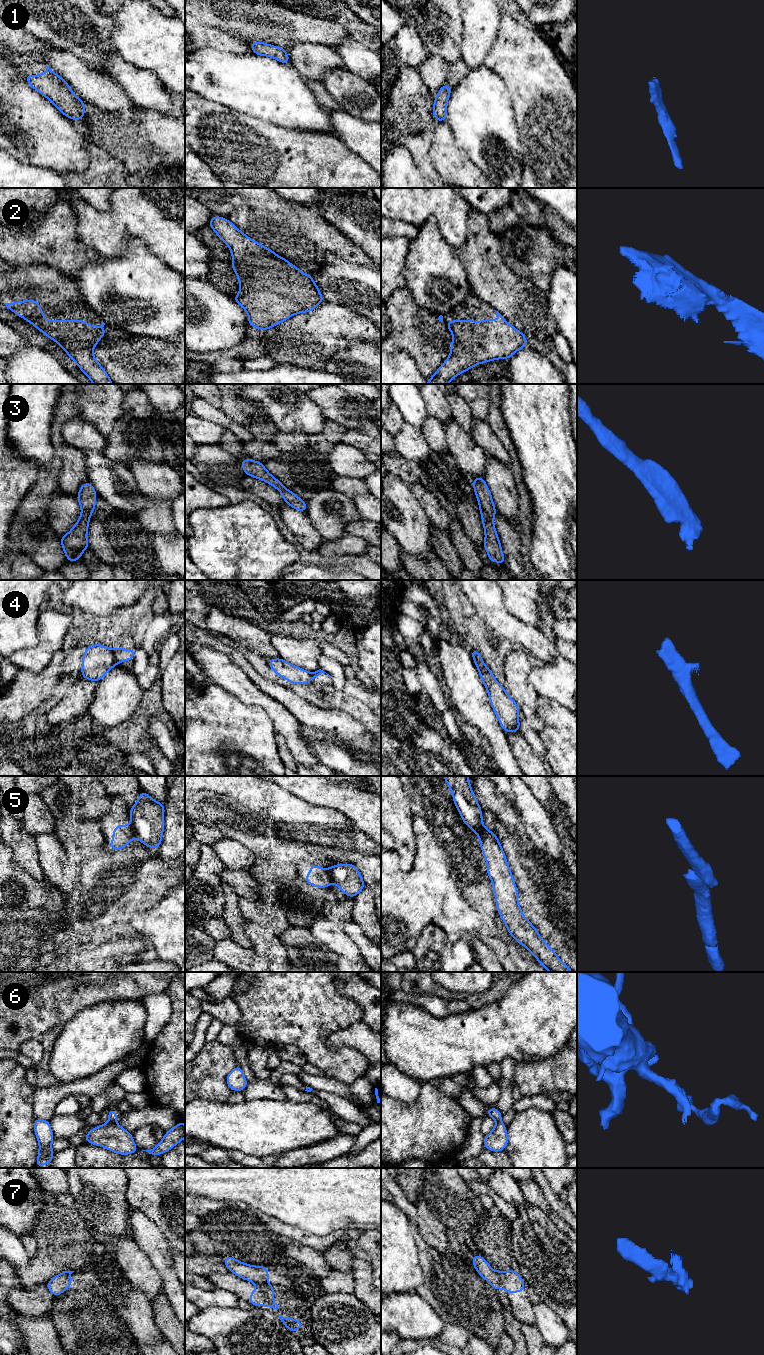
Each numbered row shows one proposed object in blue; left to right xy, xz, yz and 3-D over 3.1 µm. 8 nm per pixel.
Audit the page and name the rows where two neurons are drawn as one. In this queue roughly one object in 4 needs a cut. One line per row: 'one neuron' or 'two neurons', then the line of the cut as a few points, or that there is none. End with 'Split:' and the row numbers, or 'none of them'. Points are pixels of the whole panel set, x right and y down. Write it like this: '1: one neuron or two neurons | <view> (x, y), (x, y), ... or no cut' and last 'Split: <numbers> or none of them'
1: one neuron | no cut
2: one neuron | no cut
3: one neuron | no cut
4: two neurons | xy (112, 651), (117, 663)
5: two neurons | xz (328, 869), (333, 880)
6: two neurons | xy (110, 1121), (114, 1122)
7: two neurons | yz (495, 1272), (501, 1285)
Split: 4, 5, 6, 7

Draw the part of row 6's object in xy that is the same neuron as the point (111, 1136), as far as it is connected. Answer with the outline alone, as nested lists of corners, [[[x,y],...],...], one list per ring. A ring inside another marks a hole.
[[[115,1122],[94,1127],[85,1135],[85,1142],[120,1155],[134,1154],[139,1149],[134,1143],[132,1133]]]

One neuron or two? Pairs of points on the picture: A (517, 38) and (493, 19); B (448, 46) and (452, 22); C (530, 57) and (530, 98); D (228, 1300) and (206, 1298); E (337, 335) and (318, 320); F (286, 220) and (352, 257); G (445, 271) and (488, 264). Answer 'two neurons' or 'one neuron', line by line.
A: two neurons
B: one neuron
C: one neuron
D: one neuron
E: one neuron
F: one neuron
G: two neurons

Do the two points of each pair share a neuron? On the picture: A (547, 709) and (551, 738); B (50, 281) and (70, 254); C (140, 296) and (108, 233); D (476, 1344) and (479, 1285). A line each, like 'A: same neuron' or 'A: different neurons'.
A: same neuron
B: different neurons
C: different neurons
D: different neurons

